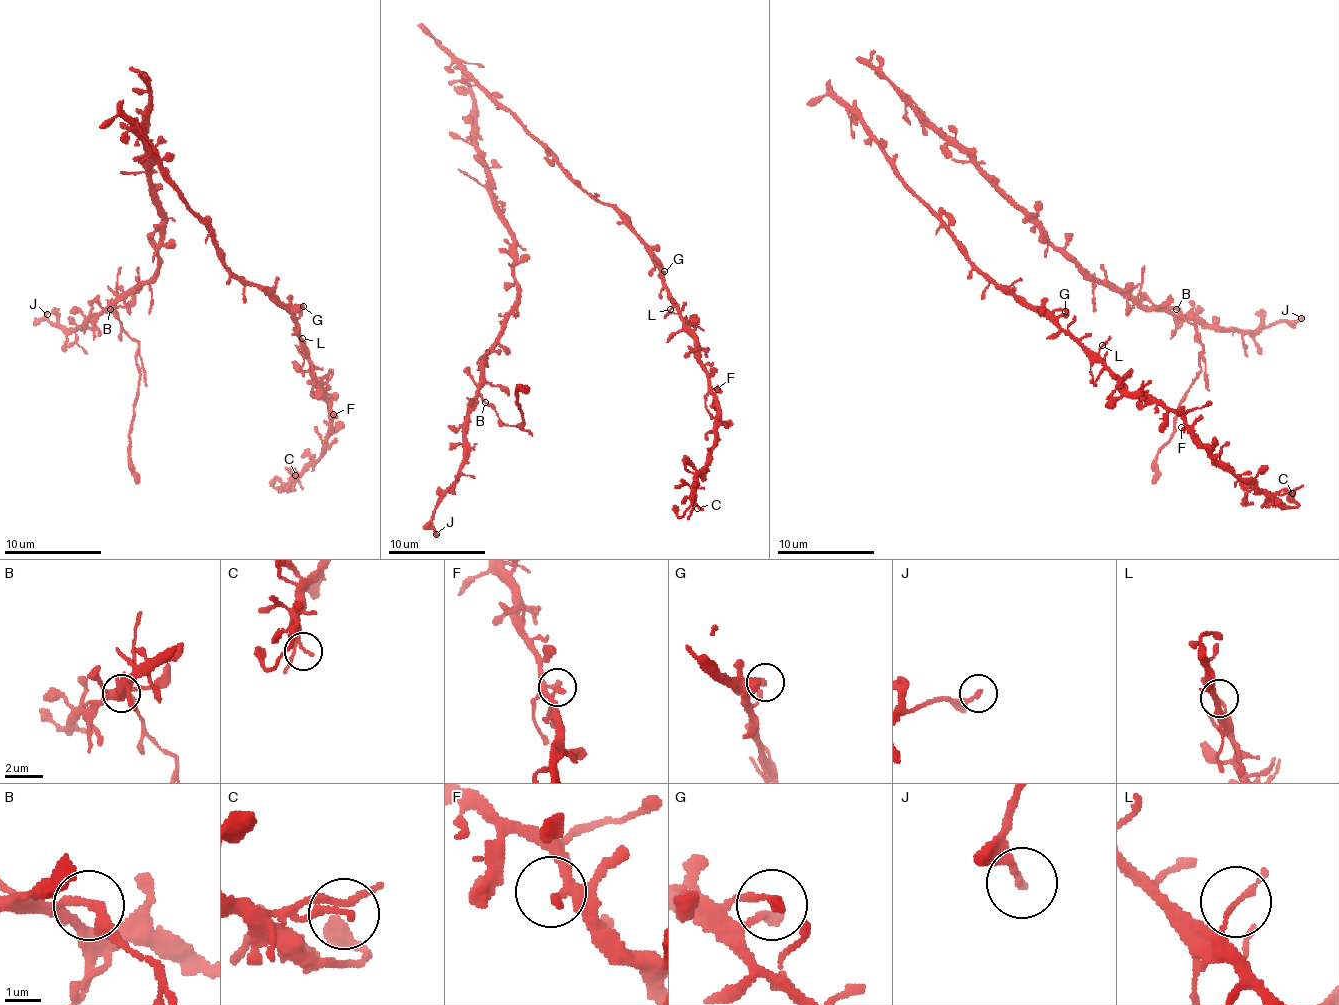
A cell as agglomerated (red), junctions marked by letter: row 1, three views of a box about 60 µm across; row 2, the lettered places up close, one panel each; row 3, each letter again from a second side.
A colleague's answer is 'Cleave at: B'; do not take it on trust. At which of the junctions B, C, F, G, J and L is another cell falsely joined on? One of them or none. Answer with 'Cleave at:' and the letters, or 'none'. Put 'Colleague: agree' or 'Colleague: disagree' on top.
Colleague: agree
Cleave at: B

